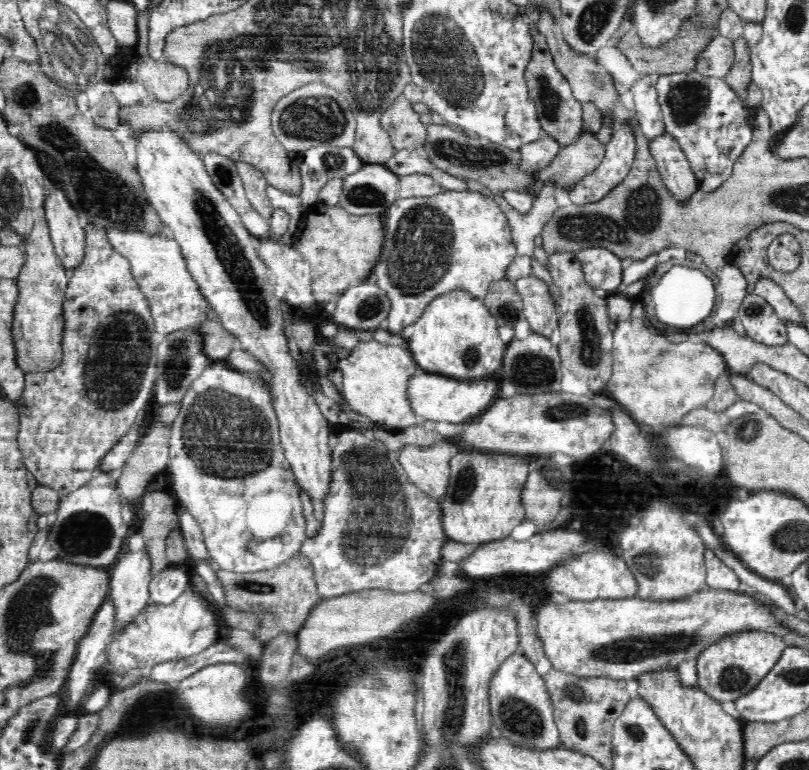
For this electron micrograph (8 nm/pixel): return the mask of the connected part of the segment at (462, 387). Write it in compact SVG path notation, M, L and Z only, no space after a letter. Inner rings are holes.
M423 370L409 382L409 400L417 417L424 421L433 421L435 424L467 423L482 415L494 401L498 400L499 379L500 376L483 376L482 379L458 380Z

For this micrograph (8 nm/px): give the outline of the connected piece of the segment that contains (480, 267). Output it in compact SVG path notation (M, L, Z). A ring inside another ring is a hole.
M476 190L466 192L440 192L436 196L411 196L398 198L382 217L385 226L384 246L377 265L373 268L373 279L389 294L390 314L385 327L392 333L402 330L423 313L423 310L439 294L464 287L479 299L486 296L493 280L506 279L509 266L517 255L506 215L492 195Z

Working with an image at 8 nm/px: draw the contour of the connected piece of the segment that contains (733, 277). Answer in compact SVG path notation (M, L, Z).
M731 260L723 264L718 275L721 302L714 309L714 314L729 325L742 304L743 298L747 295L748 283L738 265L735 262L732 263Z

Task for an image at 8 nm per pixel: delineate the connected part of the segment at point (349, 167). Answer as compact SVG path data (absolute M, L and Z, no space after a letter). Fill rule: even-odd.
M323 144L307 149L301 155L302 195L300 196L303 210L317 202L322 188L333 178L345 178L354 174L365 163L356 151L348 147Z

